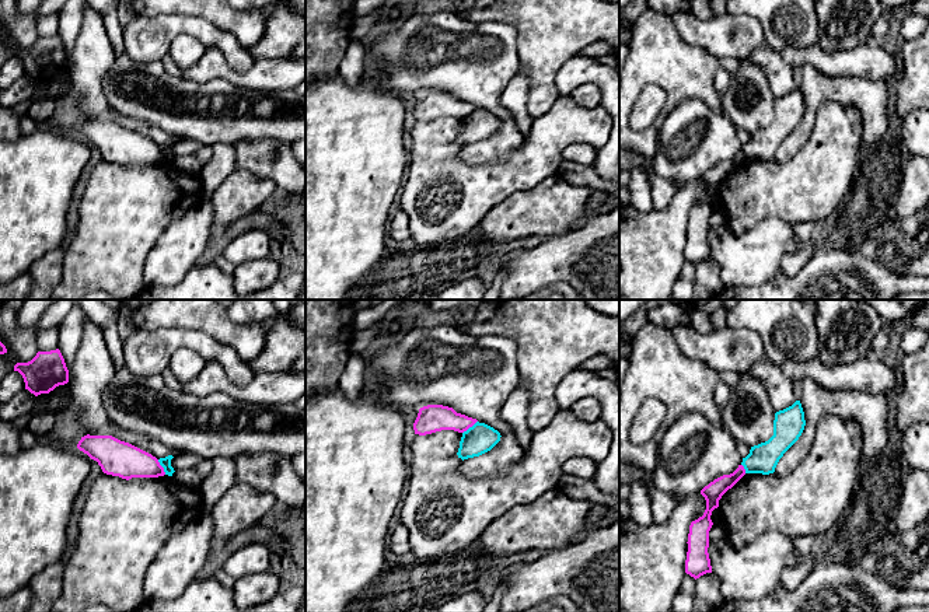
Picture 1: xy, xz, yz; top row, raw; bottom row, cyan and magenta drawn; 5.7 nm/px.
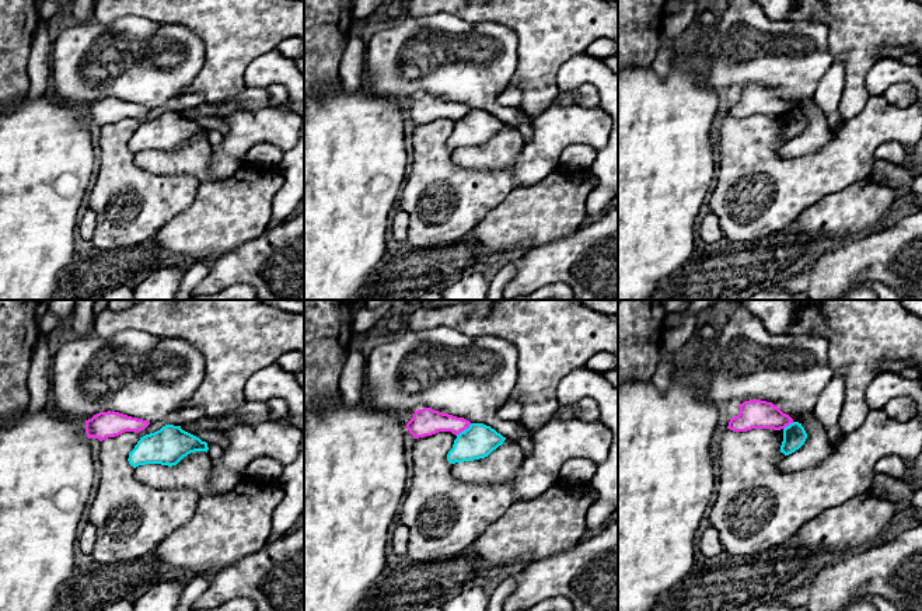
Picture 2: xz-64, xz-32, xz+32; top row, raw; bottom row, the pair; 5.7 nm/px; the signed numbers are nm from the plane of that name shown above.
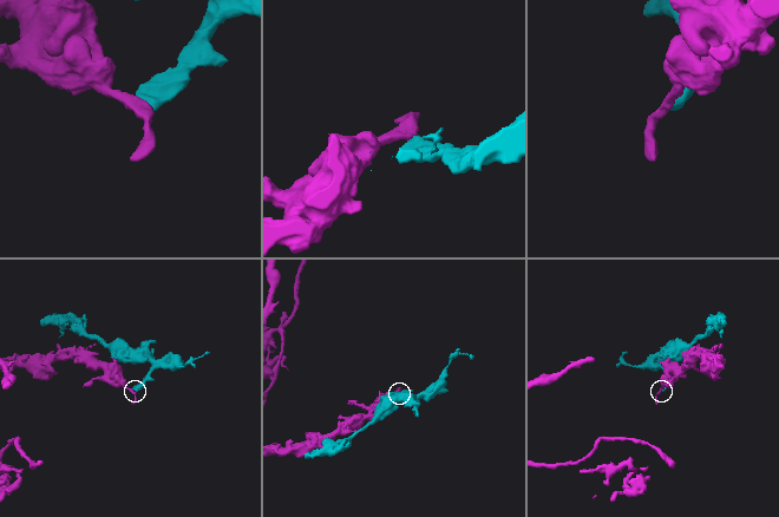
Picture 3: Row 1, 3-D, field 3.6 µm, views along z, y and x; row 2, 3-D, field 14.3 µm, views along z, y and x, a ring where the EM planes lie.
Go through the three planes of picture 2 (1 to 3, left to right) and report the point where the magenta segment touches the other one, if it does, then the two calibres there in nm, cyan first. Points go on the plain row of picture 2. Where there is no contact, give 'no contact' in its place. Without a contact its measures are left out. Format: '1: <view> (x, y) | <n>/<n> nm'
1: no contact
2: xz-32 (464, 117) | 190/160 nm
3: xz+32 (789, 111) | 130/170 nm

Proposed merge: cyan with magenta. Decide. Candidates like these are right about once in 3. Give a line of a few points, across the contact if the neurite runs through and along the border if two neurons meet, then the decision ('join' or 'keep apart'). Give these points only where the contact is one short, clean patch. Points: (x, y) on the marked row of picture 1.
xy (157, 460), (166, 474) | keep apart

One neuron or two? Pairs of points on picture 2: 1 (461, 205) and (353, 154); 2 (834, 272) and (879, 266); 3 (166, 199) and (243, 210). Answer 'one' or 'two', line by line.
1: two
2: one
3: two

